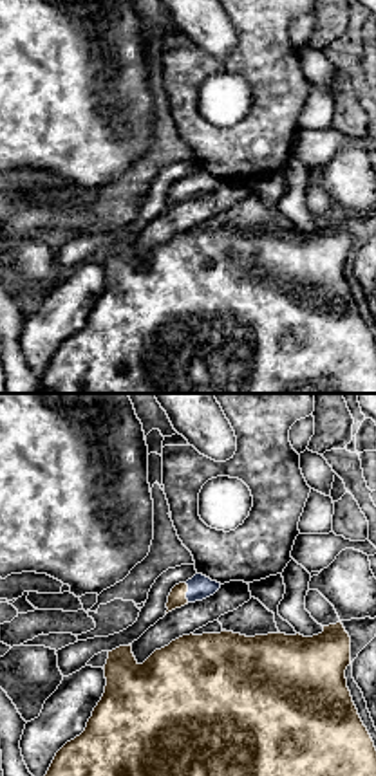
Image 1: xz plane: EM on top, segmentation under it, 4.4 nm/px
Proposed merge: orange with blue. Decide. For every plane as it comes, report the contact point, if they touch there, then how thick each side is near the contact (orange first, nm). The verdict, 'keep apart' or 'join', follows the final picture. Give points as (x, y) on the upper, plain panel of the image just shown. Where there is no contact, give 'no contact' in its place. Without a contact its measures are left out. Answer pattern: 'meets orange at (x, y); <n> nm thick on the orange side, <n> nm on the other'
meets orange at (187, 186); 80 nm thick on the orange side, 110 nm on the other

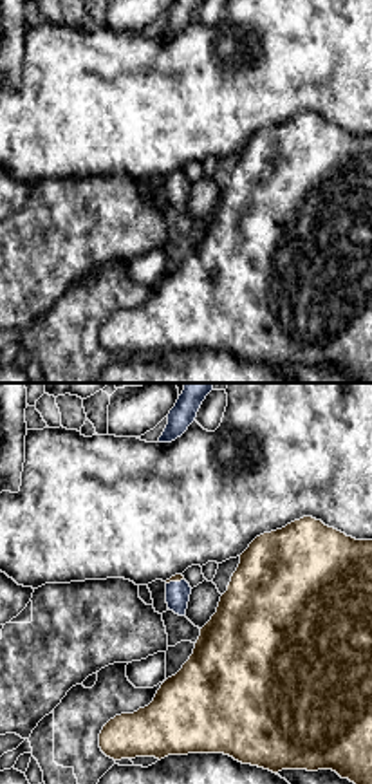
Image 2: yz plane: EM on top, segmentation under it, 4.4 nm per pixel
meets orange at (174, 176); 30 nm thick on the orange side, 110 nm on the other

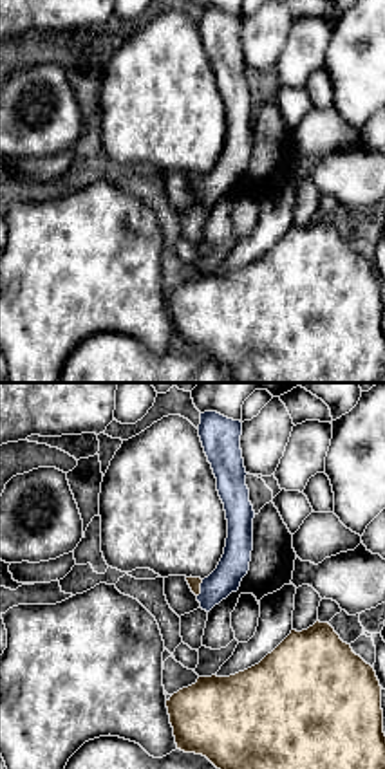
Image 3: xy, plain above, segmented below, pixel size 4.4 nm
meets orange at (199, 185); 50 nm thick on the orange side, 140 nm on the other

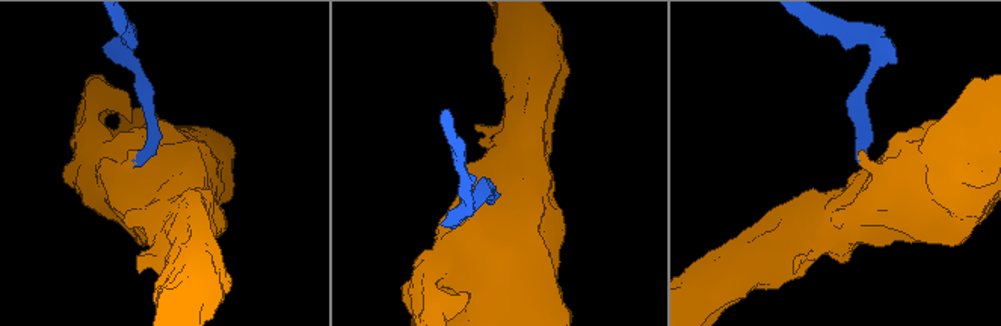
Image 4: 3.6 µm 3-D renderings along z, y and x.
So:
join

